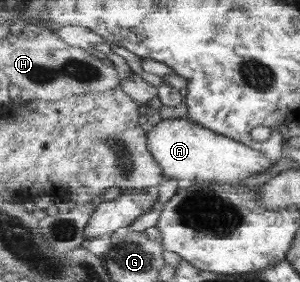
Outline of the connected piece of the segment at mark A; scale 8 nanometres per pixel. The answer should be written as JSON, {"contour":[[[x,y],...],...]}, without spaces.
{"contour":[[[188,116],[160,120],[148,128],[148,143],[154,159],[162,165],[165,179],[183,180],[201,183],[238,183],[251,175],[270,169],[274,163],[266,153],[248,147],[245,143],[220,135],[210,128],[204,127]]]}

